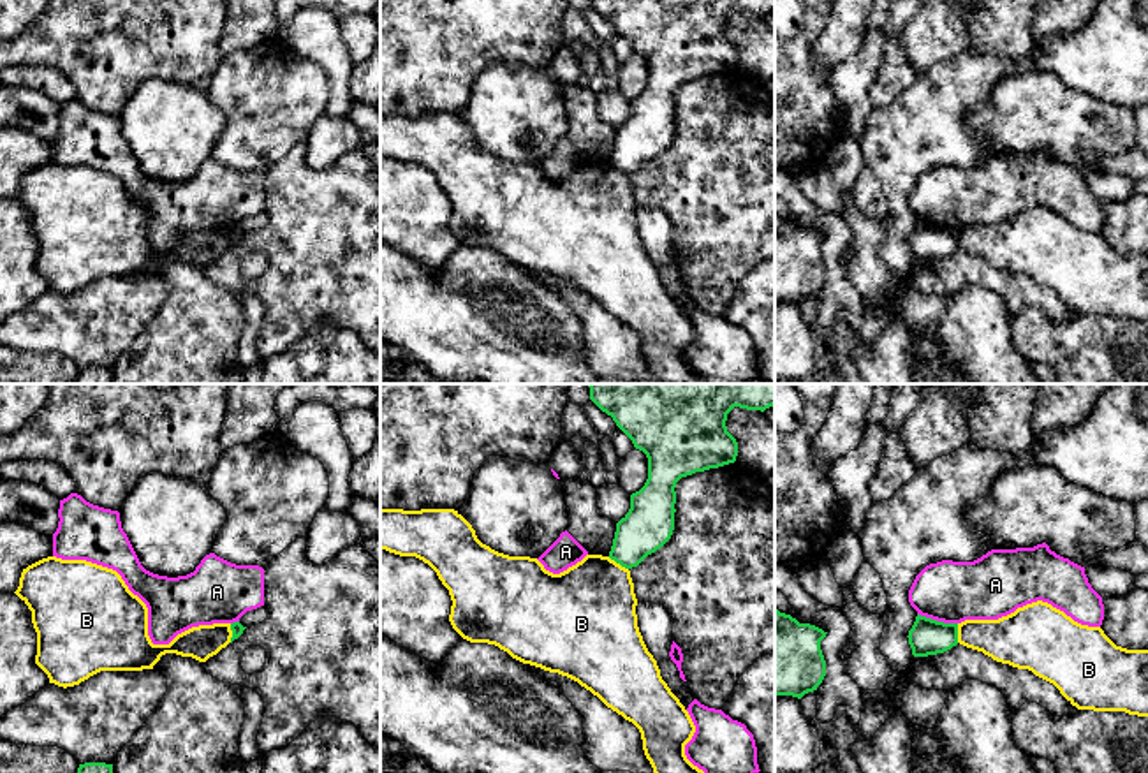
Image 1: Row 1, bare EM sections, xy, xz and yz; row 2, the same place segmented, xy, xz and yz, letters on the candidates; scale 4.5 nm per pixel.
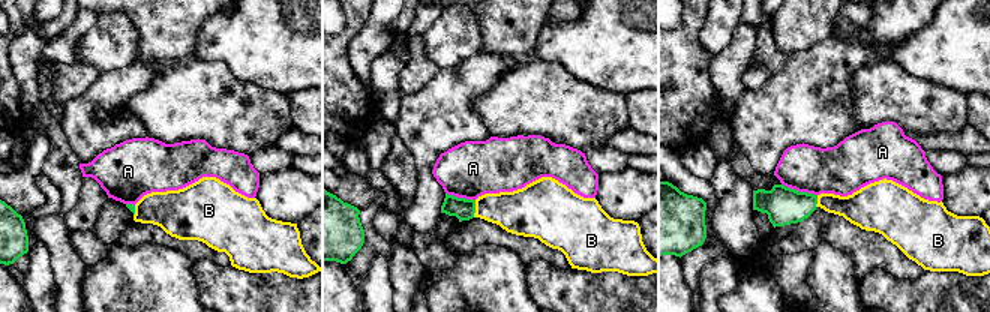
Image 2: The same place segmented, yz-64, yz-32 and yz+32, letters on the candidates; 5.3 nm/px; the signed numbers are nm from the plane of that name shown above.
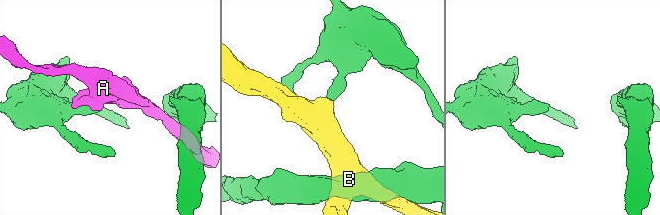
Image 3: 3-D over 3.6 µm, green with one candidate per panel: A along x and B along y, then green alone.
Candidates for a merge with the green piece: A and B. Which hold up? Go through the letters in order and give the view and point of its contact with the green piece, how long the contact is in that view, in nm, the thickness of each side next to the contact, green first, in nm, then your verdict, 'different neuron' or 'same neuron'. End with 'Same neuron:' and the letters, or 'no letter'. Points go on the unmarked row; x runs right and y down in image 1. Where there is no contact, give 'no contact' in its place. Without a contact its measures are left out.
A: yz (935, 226) | 190 nm | 160/280 nm | different neuron
B: xz (618, 168) | 110 nm | 220/420 nm | different neuron
Same neuron: no letter

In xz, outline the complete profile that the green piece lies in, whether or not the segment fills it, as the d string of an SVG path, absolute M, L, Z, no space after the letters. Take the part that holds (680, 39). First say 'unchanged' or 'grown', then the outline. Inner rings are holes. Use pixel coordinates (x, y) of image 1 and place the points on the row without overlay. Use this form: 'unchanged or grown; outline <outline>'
unchanged; outline M590 0L590 5L648 63L648 85L630 100L629 118L616 129L609 164L625 174L637 173L660 155L674 136L676 88L681 83L736 67L738 48L727 37L727 19L734 14L761 16L775 11L775 0Z

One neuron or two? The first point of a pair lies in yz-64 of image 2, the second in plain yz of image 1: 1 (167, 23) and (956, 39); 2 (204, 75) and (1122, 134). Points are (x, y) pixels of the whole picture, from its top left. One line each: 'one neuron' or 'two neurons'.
1: two neurons
2: one neuron

